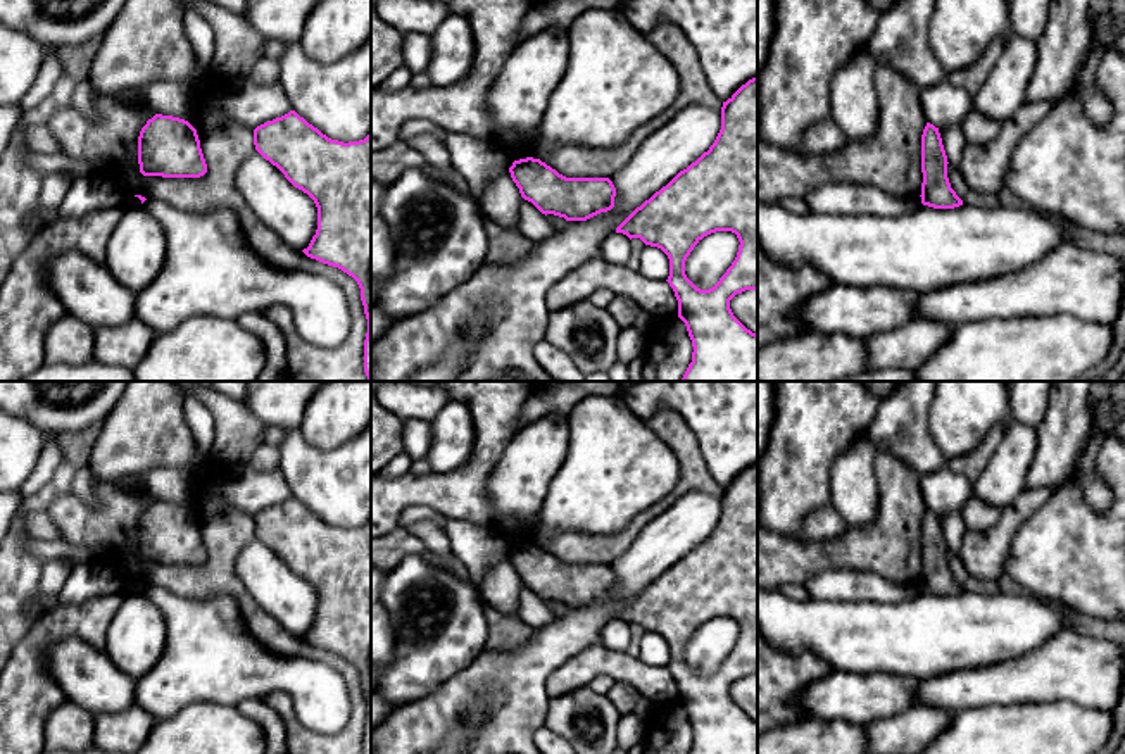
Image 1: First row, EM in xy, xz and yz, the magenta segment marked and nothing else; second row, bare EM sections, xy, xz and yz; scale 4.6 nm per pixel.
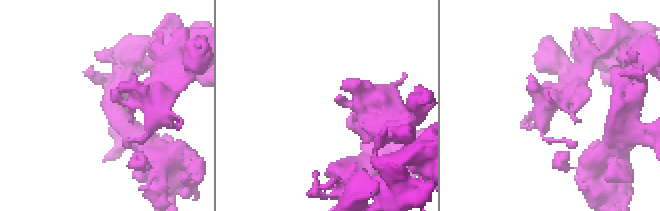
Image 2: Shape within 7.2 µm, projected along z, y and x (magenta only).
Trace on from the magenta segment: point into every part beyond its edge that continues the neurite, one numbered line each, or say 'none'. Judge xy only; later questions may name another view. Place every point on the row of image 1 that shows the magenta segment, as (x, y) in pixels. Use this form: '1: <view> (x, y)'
none

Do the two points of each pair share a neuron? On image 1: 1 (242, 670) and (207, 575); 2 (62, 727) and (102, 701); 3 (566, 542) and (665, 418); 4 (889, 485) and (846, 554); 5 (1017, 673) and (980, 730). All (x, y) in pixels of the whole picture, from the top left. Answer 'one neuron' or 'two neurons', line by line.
1: two neurons
2: two neurons
3: one neuron
4: one neuron
5: two neurons

